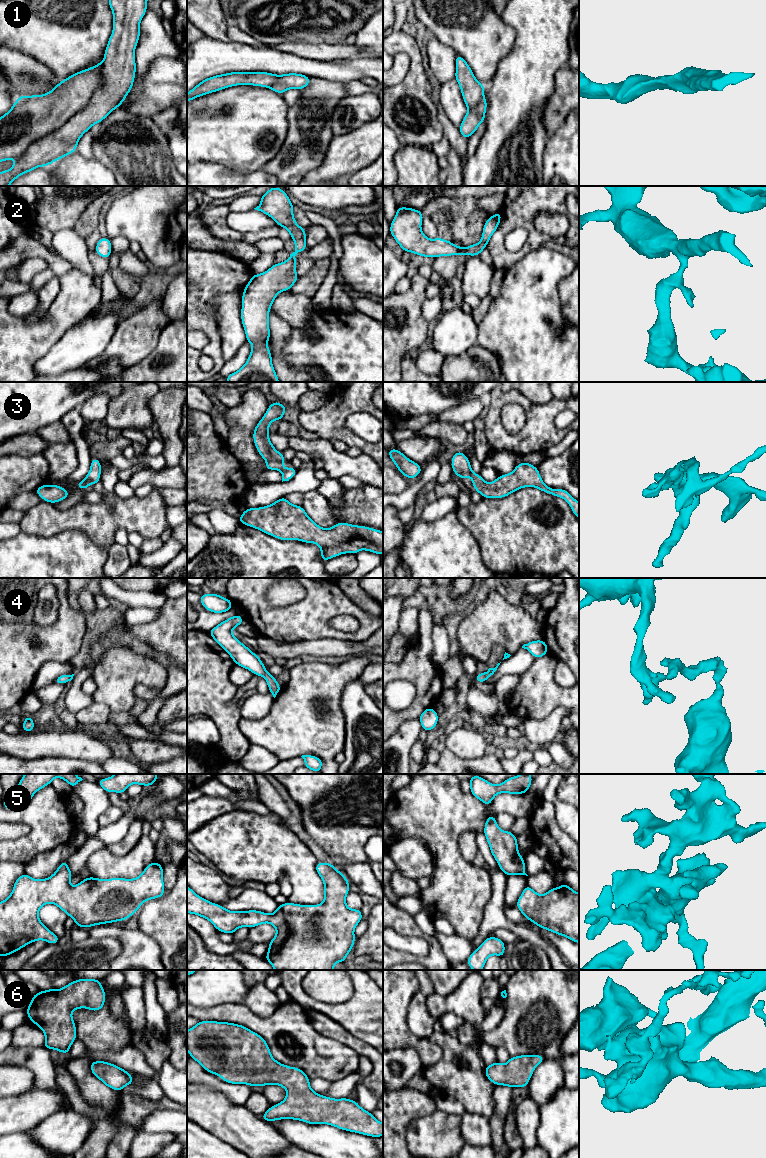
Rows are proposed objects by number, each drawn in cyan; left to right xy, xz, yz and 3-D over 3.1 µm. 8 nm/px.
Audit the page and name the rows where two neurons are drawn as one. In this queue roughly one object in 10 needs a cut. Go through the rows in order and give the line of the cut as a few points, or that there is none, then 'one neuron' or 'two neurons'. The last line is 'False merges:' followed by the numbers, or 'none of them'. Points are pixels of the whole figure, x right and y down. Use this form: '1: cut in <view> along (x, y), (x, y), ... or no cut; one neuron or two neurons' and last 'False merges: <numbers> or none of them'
1: no cut; one neuron
2: no cut; one neuron
3: no cut; one neuron
4: no cut; one neuron
5: no cut; one neuron
6: no cut; one neuron
False merges: none of them

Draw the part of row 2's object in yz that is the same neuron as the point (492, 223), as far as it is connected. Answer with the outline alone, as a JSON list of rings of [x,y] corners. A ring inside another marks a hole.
[[[397,207],[394,220],[390,224],[390,234],[404,252],[412,252],[423,257],[436,258],[440,256],[470,255],[478,256],[488,245],[497,230],[502,218],[501,212],[490,216],[483,227],[482,238],[478,244],[466,248],[455,246],[453,242],[443,238],[429,239],[421,229],[423,221],[422,211],[408,207]]]

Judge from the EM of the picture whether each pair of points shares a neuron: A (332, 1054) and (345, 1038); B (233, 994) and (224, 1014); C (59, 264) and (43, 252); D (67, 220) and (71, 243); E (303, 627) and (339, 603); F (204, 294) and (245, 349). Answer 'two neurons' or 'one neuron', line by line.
A: two neurons
B: two neurons
C: one neuron
D: two neurons
E: one neuron
F: two neurons

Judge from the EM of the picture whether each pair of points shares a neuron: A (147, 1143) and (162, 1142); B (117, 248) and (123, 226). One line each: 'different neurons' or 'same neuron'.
A: same neuron
B: different neurons

